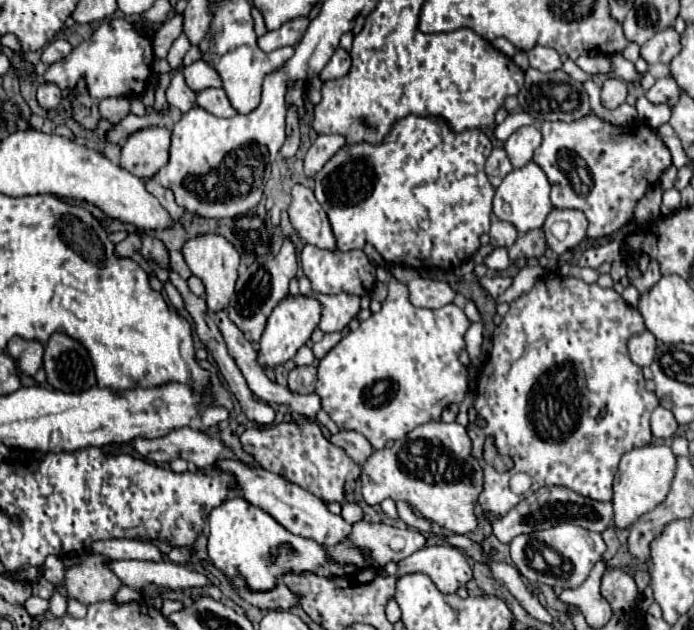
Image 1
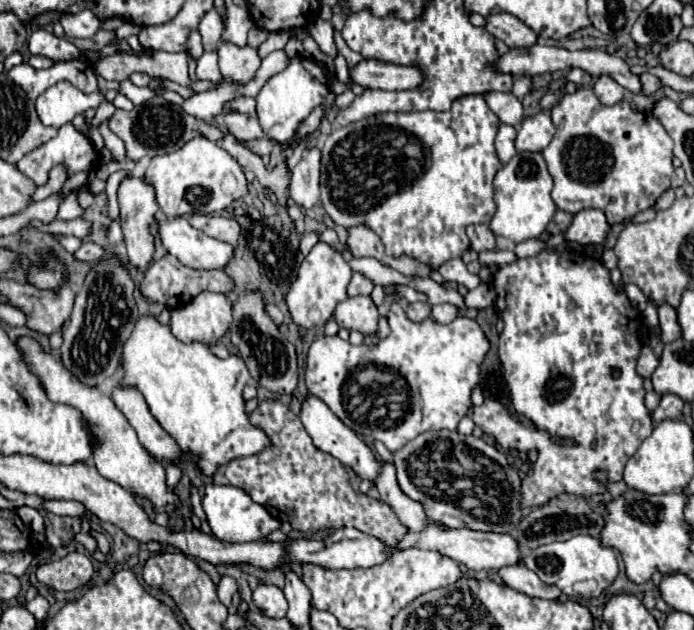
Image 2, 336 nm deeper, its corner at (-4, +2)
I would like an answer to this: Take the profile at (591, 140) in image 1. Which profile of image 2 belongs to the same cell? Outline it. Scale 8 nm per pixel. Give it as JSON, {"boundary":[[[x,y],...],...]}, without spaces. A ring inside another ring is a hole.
{"boundary":[[[578,87],[574,93],[564,93],[564,97],[552,107],[550,117],[556,127],[556,135],[550,145],[542,151],[550,175],[554,179],[552,199],[558,209],[566,213],[578,213],[582,209],[594,207],[606,213],[610,225],[622,223],[636,213],[652,207],[656,199],[670,189],[672,167],[672,139],[666,129],[646,111],[634,111],[628,101],[616,103],[612,107],[602,105],[594,91],[588,87]]]}

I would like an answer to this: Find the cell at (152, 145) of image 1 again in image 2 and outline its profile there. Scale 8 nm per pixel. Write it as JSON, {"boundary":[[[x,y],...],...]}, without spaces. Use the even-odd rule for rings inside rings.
{"boundary":[[[126,177],[118,189],[118,203],[120,203],[120,223],[122,223],[128,261],[140,273],[144,273],[154,255],[154,237],[150,235],[150,225],[156,221],[156,213],[158,213],[154,189],[148,183],[144,183],[144,179]]]}

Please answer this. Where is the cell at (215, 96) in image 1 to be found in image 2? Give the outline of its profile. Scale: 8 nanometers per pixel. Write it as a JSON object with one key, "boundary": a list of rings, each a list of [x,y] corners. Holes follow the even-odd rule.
{"boundary":[[[224,111],[224,123],[226,123],[226,127],[228,127],[228,131],[236,137],[236,139],[244,139],[244,141],[248,141],[248,139],[260,139],[260,137],[264,137],[264,131],[260,129],[260,123],[258,123],[258,119],[256,117],[246,117],[246,115],[242,115],[242,113],[228,113],[228,111]]]}

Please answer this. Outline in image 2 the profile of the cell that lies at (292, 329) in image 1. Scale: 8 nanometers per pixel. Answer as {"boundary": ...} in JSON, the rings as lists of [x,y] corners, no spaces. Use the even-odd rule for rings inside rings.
{"boundary":[[[318,241],[312,247],[312,251],[304,257],[304,261],[298,269],[298,277],[286,295],[286,303],[288,303],[294,323],[298,323],[302,329],[312,329],[312,327],[324,325],[332,317],[336,305],[340,301],[344,301],[350,277],[352,277],[352,269],[350,269],[348,261],[342,257],[342,253],[338,249],[334,249],[332,245]]]}

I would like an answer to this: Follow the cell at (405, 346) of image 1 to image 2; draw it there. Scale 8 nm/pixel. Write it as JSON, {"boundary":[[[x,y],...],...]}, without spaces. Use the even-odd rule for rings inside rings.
{"boundary":[[[398,303],[390,305],[390,329],[392,333],[378,341],[376,347],[358,345],[354,347],[350,341],[334,337],[320,337],[312,343],[306,361],[306,385],[310,395],[322,399],[334,415],[356,431],[360,437],[370,437],[382,441],[388,451],[402,449],[408,441],[424,431],[440,431],[450,429],[456,431],[462,417],[468,415],[472,401],[472,389],[480,379],[480,363],[490,349],[490,343],[474,319],[454,319],[450,325],[438,325],[430,319],[422,323],[412,323],[404,309]]]}

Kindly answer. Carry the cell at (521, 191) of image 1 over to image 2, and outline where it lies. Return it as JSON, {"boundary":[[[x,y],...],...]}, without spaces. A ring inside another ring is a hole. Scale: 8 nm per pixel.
{"boundary":[[[516,153],[494,177],[494,201],[496,213],[490,221],[492,233],[506,237],[514,243],[540,237],[554,217],[556,205],[550,197],[552,175],[548,173],[542,153]]]}

